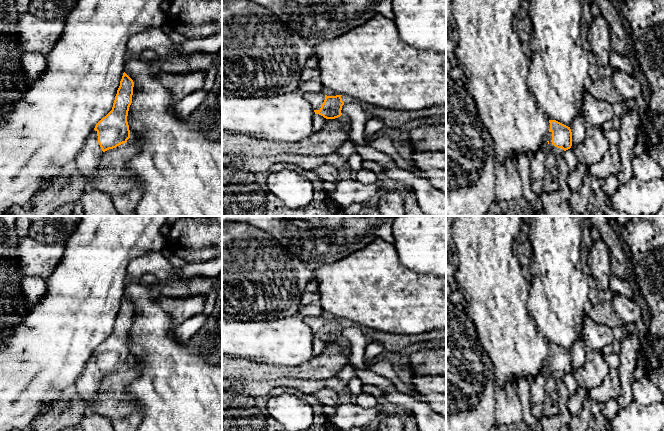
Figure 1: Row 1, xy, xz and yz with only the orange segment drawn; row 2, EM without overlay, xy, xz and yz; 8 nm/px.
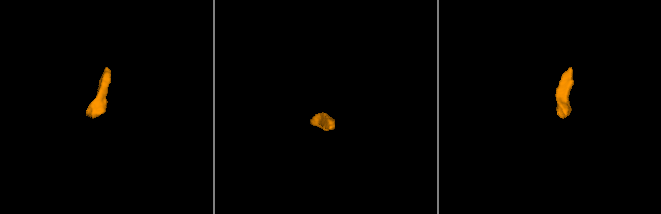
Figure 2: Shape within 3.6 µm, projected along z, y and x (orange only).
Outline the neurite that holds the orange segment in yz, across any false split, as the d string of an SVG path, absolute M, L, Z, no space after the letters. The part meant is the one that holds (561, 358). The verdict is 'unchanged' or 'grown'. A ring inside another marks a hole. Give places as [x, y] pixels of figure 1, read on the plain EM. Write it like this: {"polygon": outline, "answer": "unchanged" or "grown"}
{"polygon": "M549 344L549 347L550 353L546 365L558 389L559 413L551 417L542 417L540 424L543 431L570 431L568 423L571 414L567 408L569 393L563 377L572 370L572 356L570 351L556 344Z", "answer": "grown"}

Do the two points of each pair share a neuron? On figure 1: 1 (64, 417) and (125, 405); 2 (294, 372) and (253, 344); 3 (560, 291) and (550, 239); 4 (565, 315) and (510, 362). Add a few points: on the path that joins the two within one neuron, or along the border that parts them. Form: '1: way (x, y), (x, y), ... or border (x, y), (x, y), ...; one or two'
1: way (79, 407), (82, 405), (110, 405); one
2: border (308, 360), (298, 365), (262, 364); two
3: way (557, 278), (555, 252); one
4: border (530, 314), (537, 330), (549, 343); two

